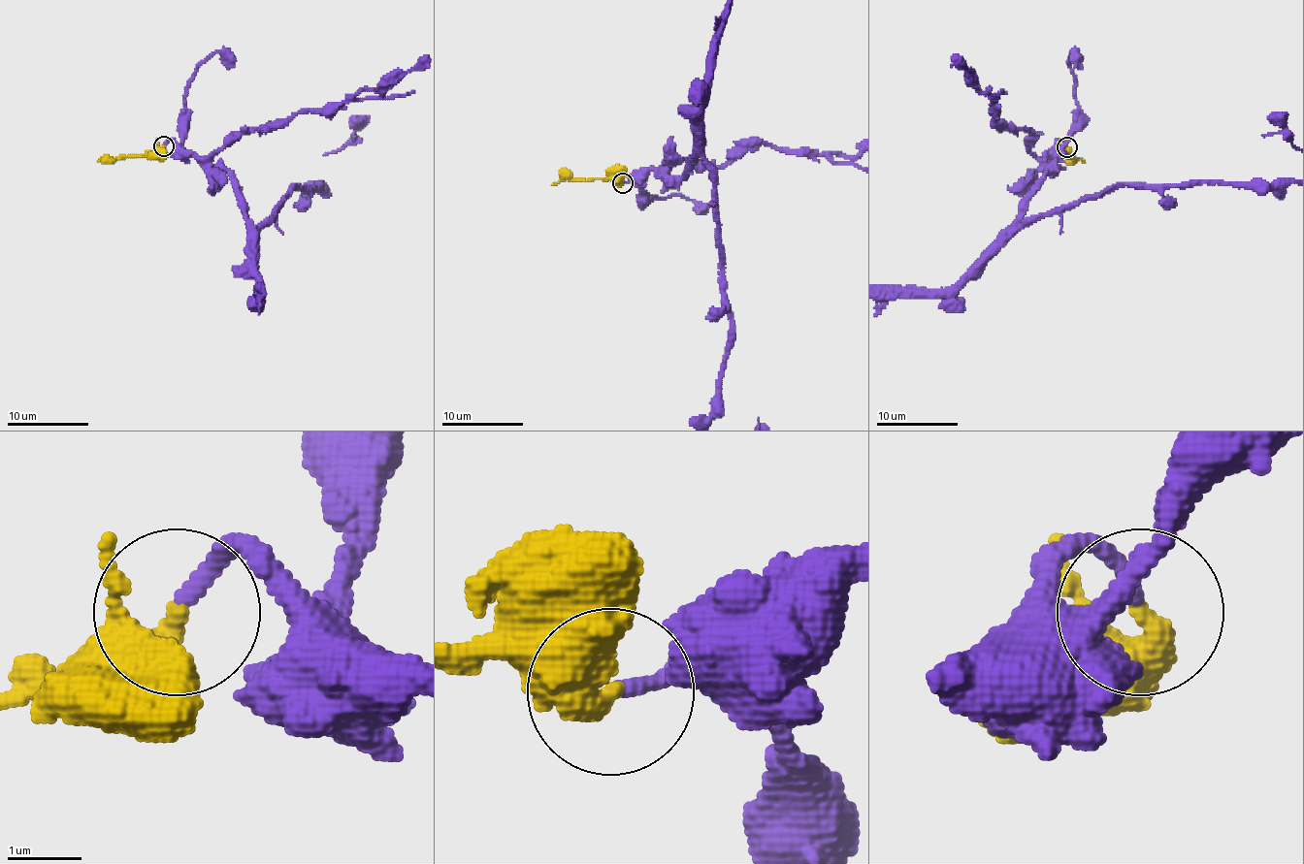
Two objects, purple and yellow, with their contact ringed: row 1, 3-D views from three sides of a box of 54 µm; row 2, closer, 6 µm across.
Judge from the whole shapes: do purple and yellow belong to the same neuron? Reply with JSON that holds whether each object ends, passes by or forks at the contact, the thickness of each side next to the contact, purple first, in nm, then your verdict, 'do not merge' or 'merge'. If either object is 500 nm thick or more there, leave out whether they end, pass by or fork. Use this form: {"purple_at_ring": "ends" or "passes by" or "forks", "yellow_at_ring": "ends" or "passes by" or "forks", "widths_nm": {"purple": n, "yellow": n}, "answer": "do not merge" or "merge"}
{"purple_at_ring": "ends", "yellow_at_ring": "ends", "widths_nm": {"purple": 220, "yellow": 460}, "answer": "merge"}

